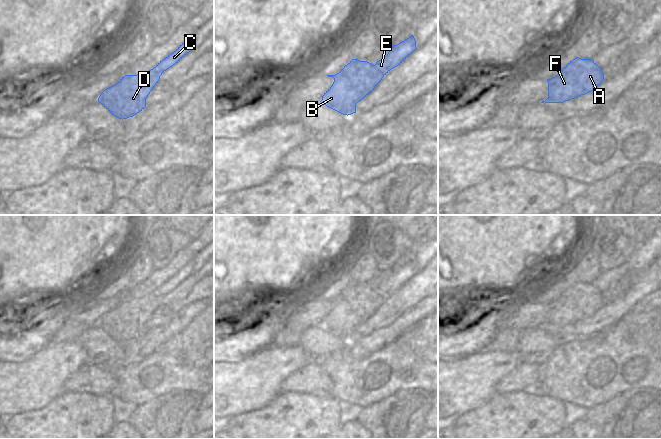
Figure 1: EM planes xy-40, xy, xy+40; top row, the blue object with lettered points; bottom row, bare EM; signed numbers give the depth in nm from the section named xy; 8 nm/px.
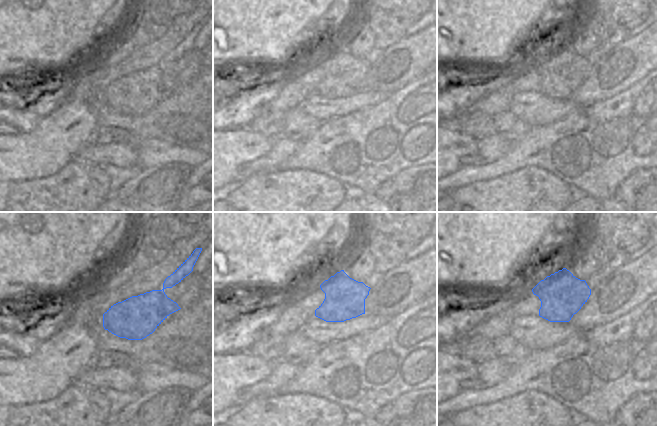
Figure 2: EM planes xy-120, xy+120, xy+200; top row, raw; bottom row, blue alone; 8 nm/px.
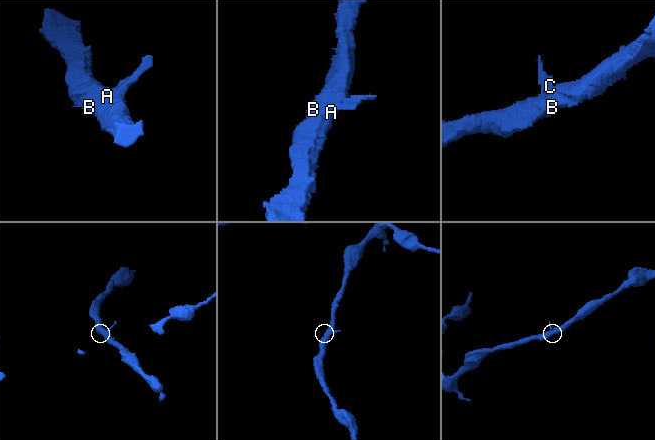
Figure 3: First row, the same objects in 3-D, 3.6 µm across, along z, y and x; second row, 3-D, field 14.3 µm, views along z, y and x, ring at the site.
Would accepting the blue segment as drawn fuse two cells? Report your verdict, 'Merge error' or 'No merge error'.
No merge error

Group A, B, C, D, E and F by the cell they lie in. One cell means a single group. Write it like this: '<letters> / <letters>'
A B C D E F

